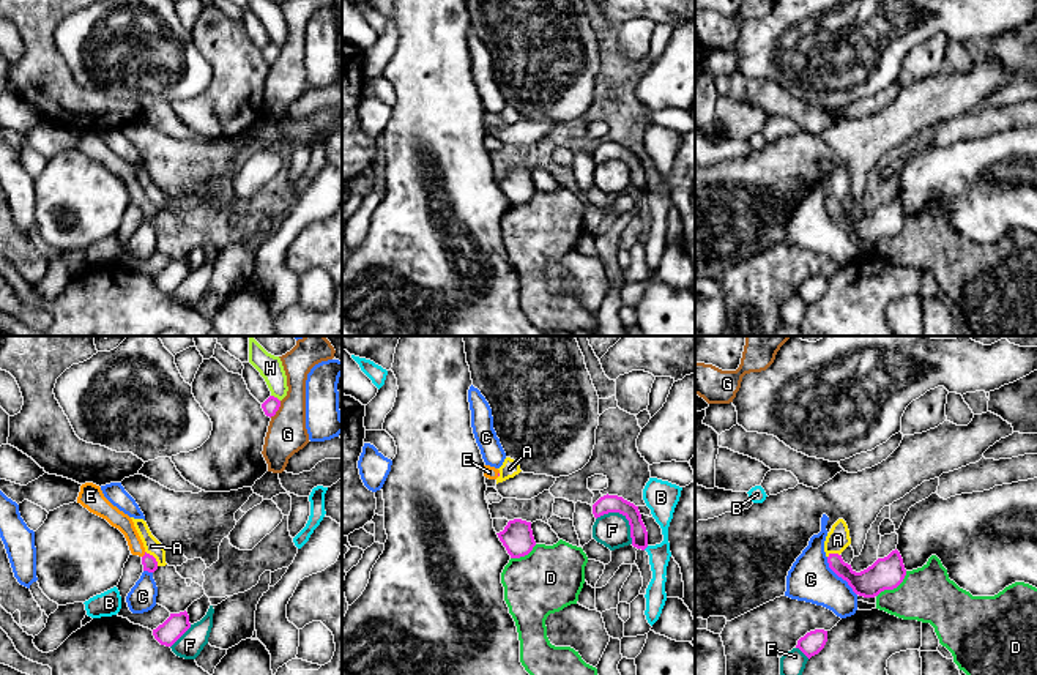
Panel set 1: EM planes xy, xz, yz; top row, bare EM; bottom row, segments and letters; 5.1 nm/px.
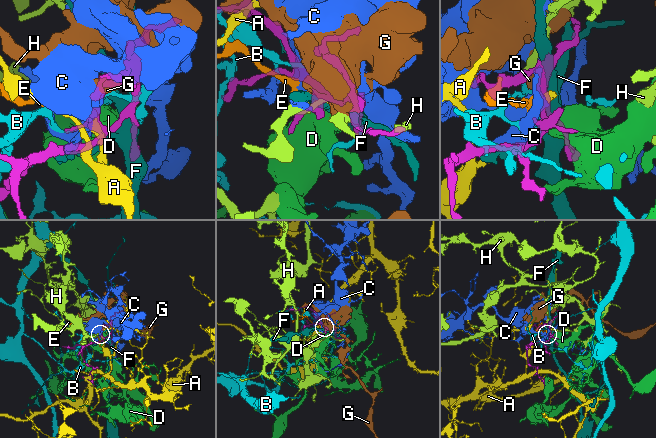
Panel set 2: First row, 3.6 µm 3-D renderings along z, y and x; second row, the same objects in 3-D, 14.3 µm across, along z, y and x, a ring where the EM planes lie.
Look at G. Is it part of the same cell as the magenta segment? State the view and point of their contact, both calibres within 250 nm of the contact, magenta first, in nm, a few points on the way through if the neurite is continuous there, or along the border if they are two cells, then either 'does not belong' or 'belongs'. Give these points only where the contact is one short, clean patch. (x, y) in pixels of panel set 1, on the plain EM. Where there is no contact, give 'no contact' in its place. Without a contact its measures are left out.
meets magenta in xy at (276, 57); 80 nm thick on the magenta side, 200 nm on the other; border along xy (281, 48), (281, 52), (270, 63); does not belong

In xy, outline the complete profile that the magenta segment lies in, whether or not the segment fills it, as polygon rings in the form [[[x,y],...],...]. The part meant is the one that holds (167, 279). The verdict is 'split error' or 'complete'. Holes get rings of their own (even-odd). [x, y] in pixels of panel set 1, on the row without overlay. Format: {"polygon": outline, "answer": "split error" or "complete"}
{"polygon": [[[188,259],[170,260],[170,263],[153,276],[154,285],[165,293],[172,293],[191,274]]], "answer": "complete"}

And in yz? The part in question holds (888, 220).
{"polygon": [[[897,196],[860,219],[856,219],[838,200],[829,200],[827,210],[856,241],[864,244],[875,244],[884,237],[897,235],[906,222],[903,205]]], "answer": "complete"}

